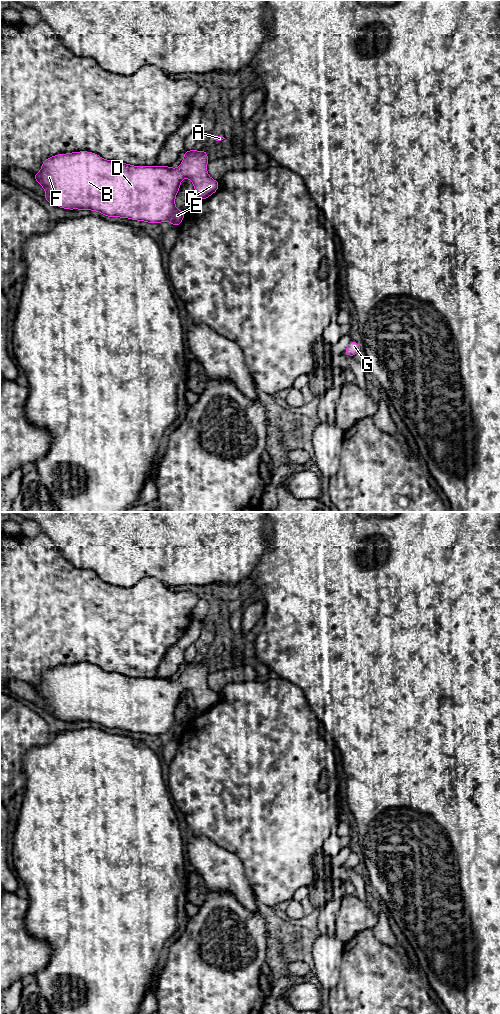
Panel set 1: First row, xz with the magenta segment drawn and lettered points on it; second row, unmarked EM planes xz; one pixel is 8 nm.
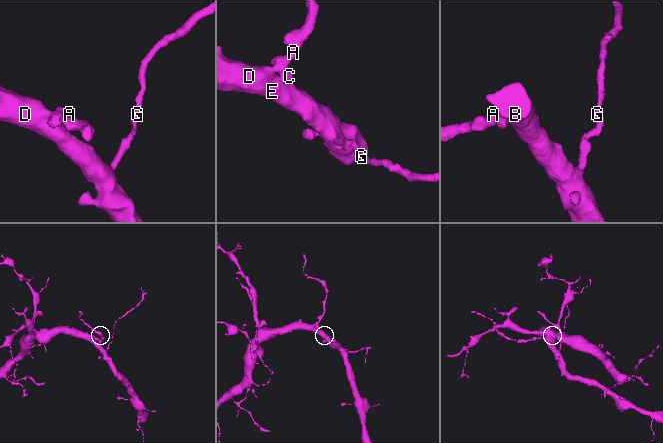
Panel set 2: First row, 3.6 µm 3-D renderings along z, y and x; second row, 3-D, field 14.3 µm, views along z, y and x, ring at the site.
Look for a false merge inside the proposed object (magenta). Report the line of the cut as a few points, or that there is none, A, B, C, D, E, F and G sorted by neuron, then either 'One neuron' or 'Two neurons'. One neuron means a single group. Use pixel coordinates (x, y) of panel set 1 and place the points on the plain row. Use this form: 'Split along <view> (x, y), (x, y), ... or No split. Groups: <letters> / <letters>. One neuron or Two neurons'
No split. Groups: A B C D E F G. One neuron

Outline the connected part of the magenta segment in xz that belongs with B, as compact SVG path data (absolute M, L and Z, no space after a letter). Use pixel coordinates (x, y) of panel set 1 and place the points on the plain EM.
M200 662L184 663L178 680L170 678L133 678L116 672L105 672L88 663L57 666L41 676L41 682L32 686L46 703L47 714L68 722L97 723L107 729L129 730L148 735L171 734L179 739L187 724L175 719L175 709L185 689L191 692L196 709L205 712L219 700L219 694L207 685L208 665Z

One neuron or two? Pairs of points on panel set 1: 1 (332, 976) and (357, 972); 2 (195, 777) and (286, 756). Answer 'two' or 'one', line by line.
1: two
2: one

